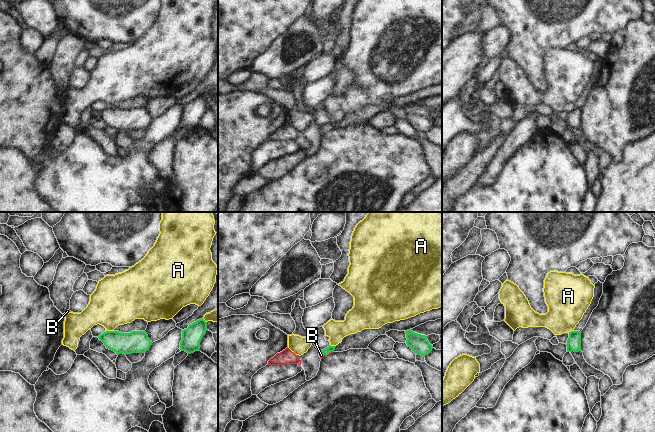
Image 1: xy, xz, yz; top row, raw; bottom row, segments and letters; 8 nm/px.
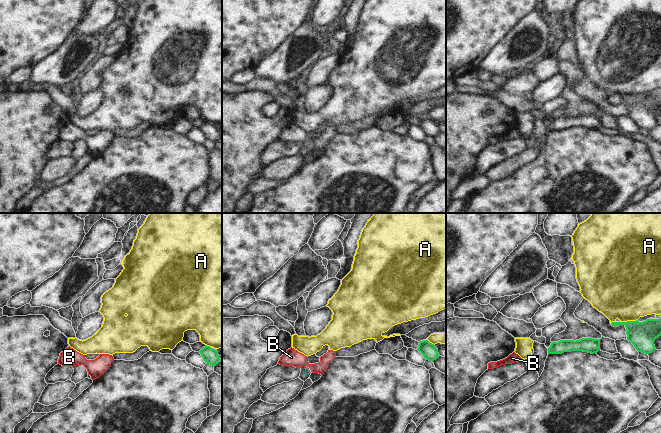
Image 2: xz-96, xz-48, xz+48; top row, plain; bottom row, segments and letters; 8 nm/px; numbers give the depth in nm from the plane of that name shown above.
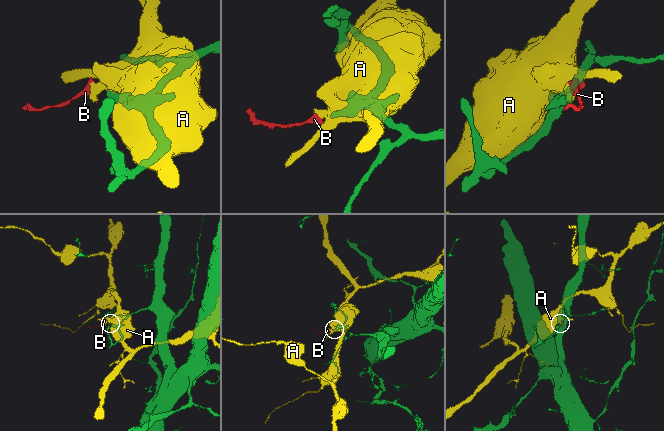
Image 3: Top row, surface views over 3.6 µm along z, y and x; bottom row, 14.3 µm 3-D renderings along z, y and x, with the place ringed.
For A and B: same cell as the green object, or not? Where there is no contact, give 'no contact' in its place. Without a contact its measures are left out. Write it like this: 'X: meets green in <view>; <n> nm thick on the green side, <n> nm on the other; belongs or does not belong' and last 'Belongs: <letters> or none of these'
A: meets green in xy; 180 nm thick on the green side, 380 nm on the other; does not belong
B: meets green in xz; 60 nm thick on the green side, 40 nm on the other; belongs
Belongs: B

